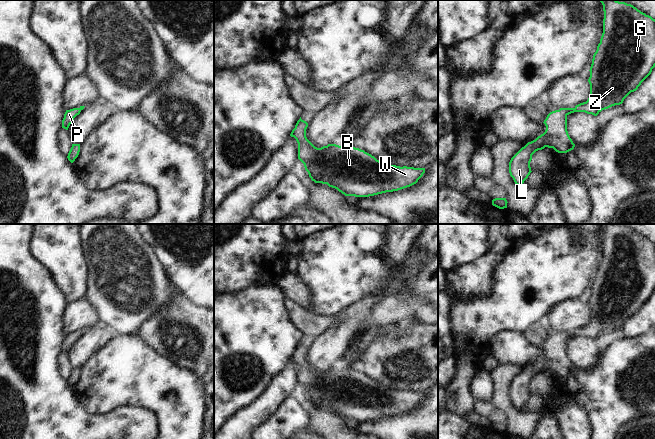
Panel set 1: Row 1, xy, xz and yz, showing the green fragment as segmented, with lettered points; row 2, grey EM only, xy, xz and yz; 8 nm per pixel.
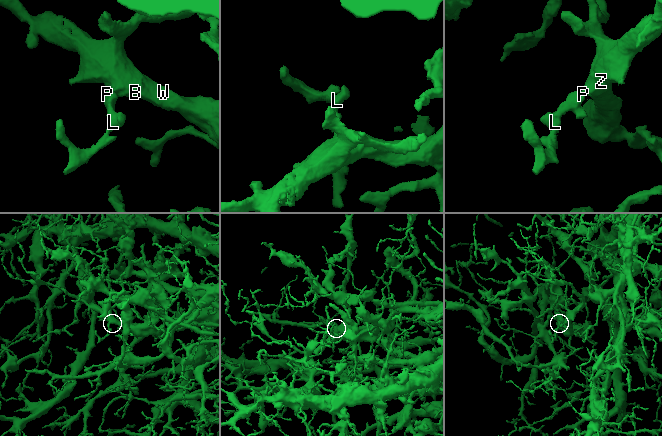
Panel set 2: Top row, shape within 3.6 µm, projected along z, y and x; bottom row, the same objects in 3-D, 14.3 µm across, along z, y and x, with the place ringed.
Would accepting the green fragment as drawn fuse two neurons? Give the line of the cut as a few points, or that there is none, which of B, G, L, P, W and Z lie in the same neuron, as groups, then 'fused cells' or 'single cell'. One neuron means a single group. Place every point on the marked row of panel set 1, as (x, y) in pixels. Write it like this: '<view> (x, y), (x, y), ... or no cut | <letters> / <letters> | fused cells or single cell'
no cut | B G L P W Z | single cell

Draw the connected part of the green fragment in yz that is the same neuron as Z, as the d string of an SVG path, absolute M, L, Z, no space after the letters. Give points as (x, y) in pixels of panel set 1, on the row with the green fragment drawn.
M599 0L603 5L603 33L590 67L590 94L586 102L574 108L560 108L550 112L544 124L546 130L535 140L522 147L509 162L509 173L516 185L522 187L530 175L532 155L545 147L558 153L567 153L575 144L567 131L567 116L574 112L585 112L597 116L602 110L623 103L624 99L638 89L655 67L655 19L631 4L617 0Z

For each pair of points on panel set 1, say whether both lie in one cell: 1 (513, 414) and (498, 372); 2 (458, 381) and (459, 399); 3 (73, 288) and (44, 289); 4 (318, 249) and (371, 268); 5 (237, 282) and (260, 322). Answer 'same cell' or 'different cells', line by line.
1: same cell
2: same cell
3: different cells
4: same cell
5: different cells

